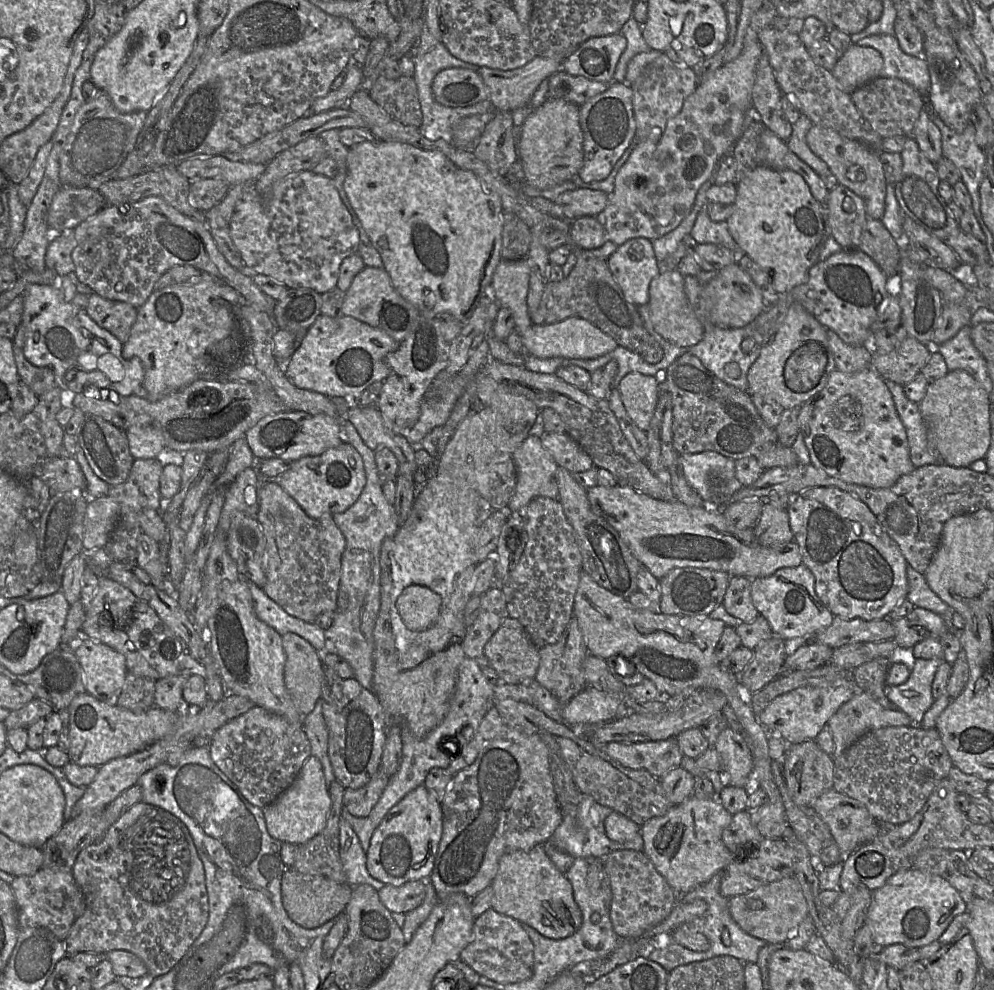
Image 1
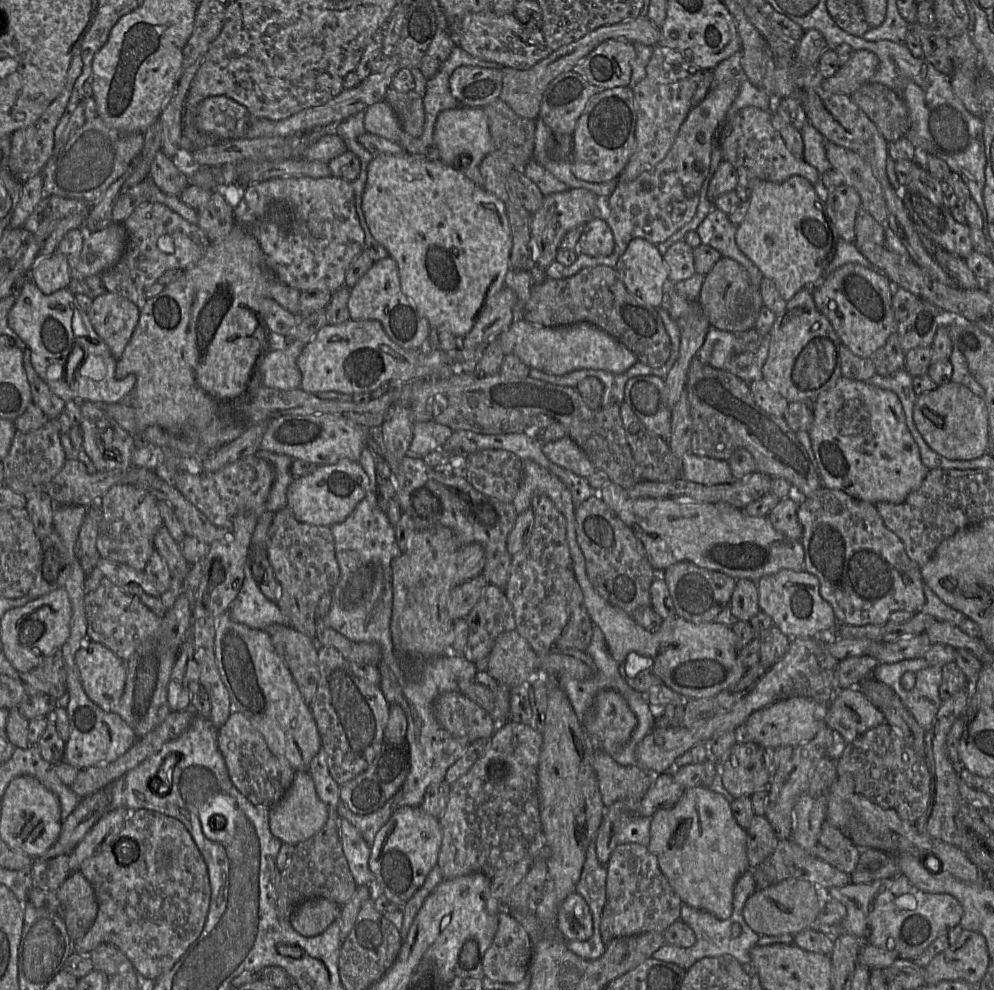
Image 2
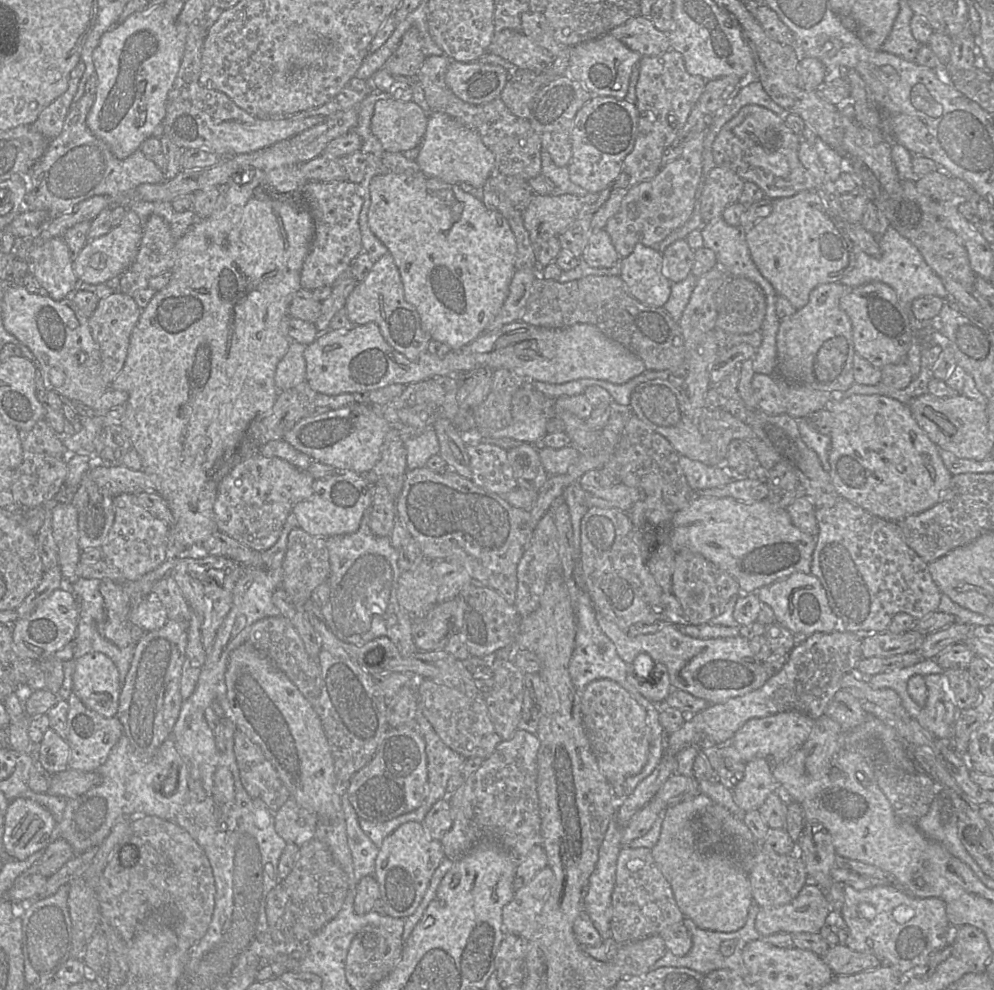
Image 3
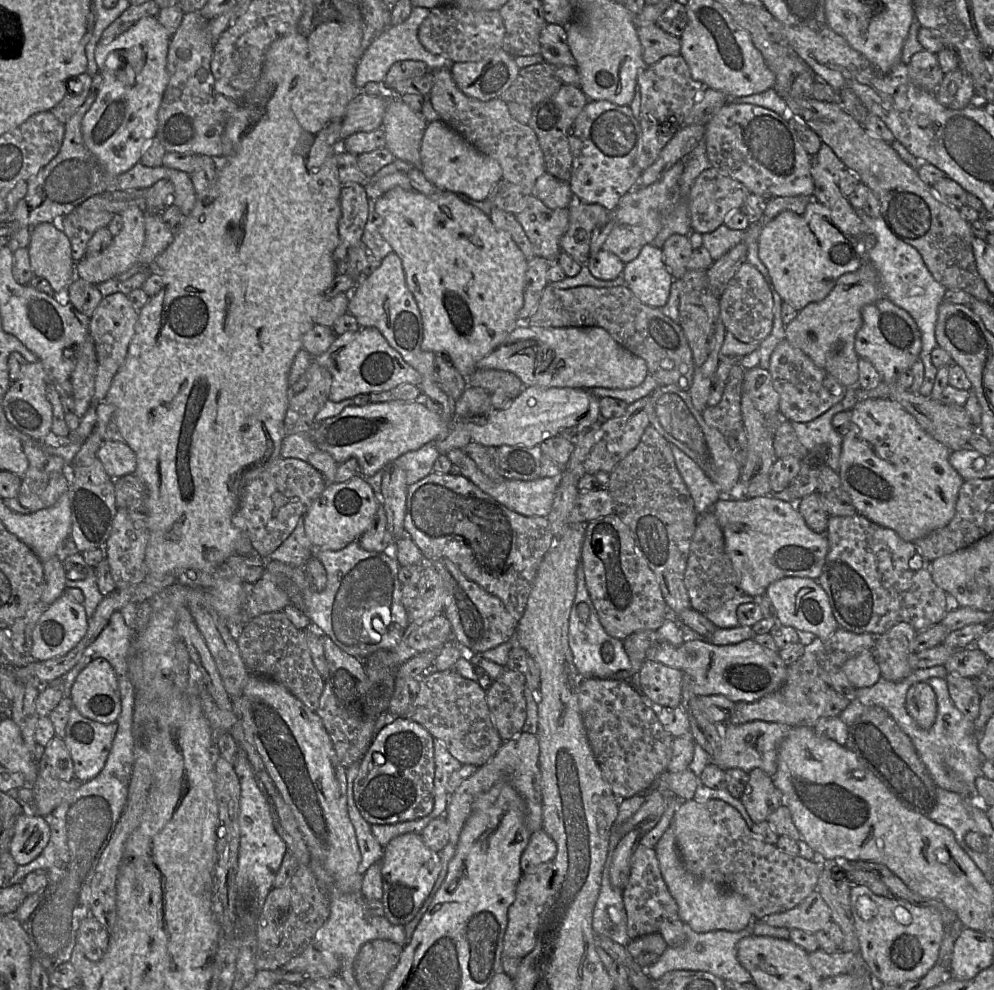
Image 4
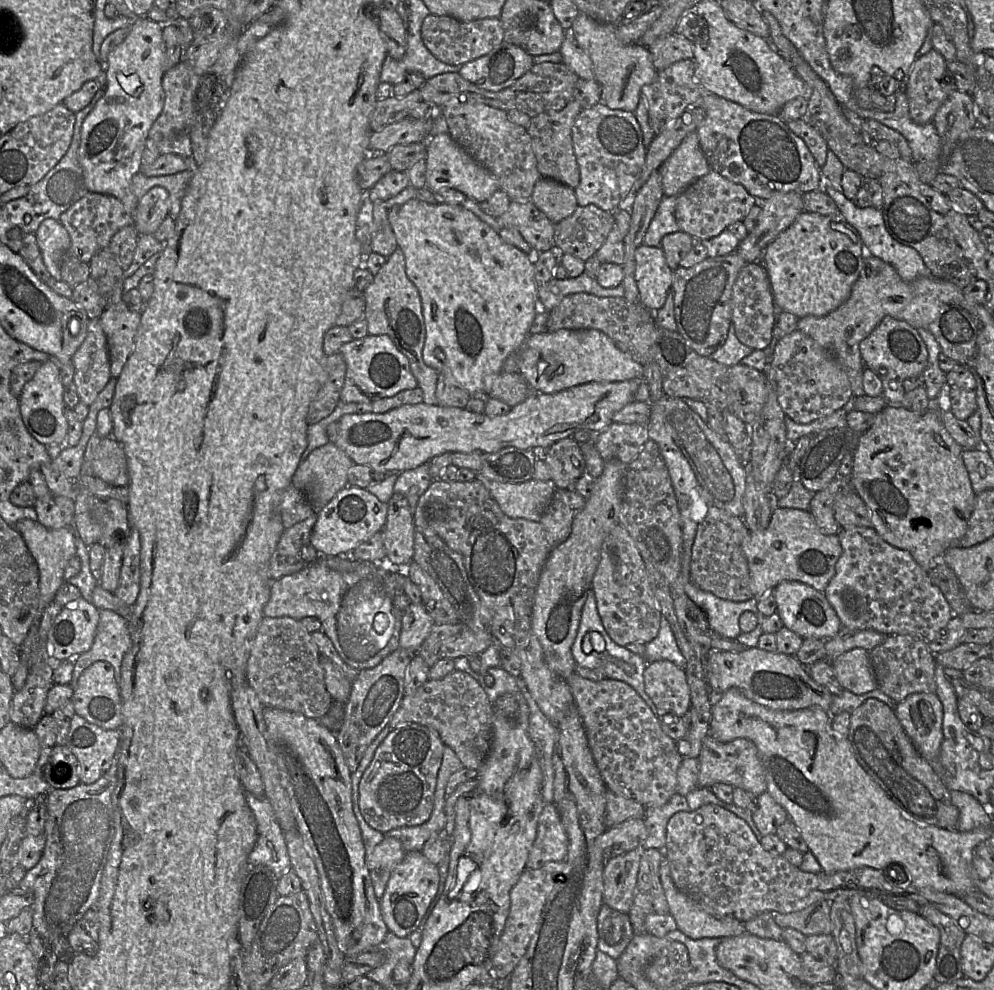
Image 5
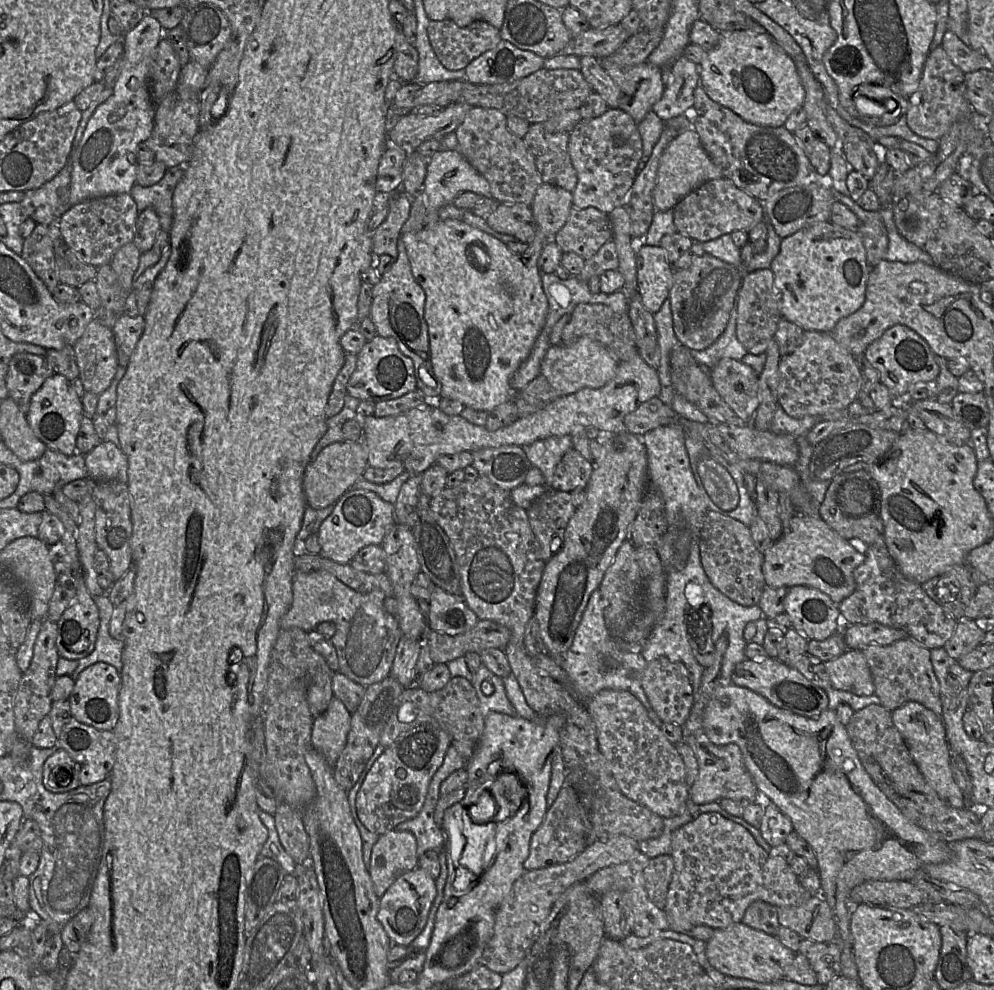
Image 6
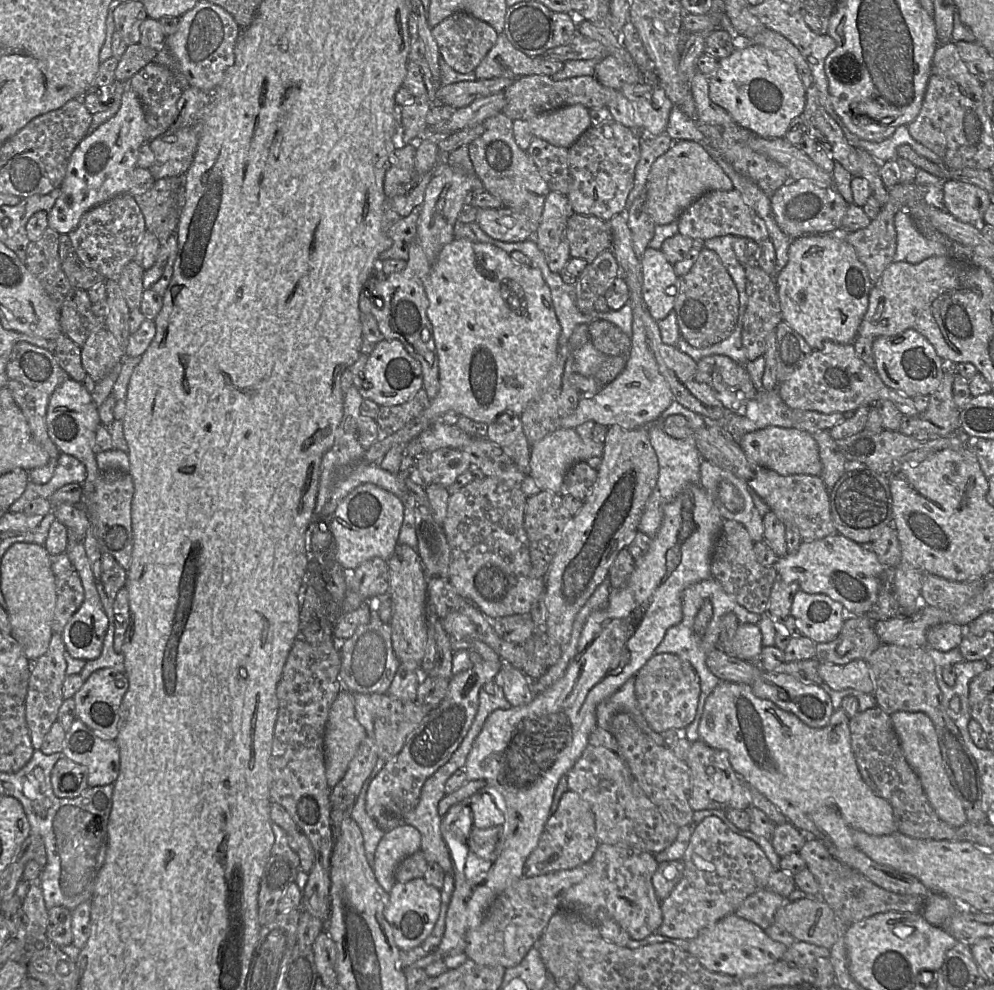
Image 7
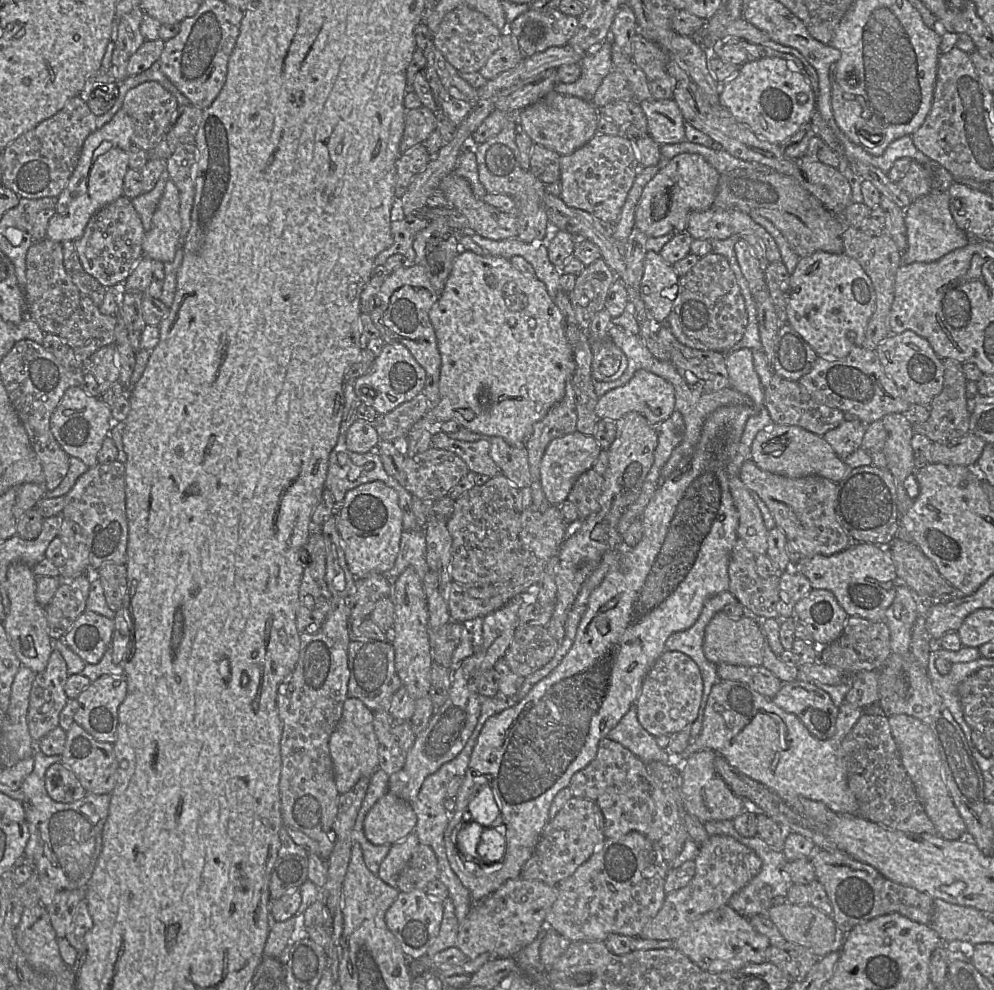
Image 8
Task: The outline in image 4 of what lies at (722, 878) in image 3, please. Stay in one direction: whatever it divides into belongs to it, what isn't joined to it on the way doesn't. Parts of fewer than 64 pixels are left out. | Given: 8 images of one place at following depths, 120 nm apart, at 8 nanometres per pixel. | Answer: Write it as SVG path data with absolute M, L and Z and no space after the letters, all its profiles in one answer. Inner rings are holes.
M668 827L665 830L654 850L661 876L677 904L678 914L683 923L688 924L697 933L738 932L748 925L752 913L745 898L715 882L691 874L680 857L672 828Z

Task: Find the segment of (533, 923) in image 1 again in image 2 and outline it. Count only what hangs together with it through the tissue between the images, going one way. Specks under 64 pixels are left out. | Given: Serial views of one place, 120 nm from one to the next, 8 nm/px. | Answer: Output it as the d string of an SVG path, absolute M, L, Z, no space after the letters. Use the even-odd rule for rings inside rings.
M577 892L567 896L561 903L557 927L567 941L585 941L593 935L591 911Z

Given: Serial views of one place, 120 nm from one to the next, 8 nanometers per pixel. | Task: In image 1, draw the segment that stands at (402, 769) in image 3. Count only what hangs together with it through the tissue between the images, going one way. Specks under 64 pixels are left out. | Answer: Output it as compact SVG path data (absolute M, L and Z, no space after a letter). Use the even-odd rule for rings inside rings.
M379 767L365 786L358 789L345 789L343 807L353 816L366 817L379 801L389 781L390 777L380 771Z

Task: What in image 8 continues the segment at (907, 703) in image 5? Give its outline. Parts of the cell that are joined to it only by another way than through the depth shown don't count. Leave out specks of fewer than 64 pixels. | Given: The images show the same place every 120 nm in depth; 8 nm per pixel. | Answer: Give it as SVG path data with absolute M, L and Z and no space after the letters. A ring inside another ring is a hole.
M905 714L889 716L888 722L892 736L899 749L902 764L914 785L918 798L921 801L926 814L935 826L937 835L947 840L968 838L966 836L966 823L960 815L945 783L940 752L931 728L921 720Z

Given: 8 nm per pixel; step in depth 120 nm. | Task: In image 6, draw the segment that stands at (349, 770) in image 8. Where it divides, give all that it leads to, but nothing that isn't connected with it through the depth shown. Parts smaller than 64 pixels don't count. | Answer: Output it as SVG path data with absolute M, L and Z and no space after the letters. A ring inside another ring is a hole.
M335 696L331 699L326 711L316 717L313 722L312 746L332 768L335 767L346 745L350 727L351 713Z

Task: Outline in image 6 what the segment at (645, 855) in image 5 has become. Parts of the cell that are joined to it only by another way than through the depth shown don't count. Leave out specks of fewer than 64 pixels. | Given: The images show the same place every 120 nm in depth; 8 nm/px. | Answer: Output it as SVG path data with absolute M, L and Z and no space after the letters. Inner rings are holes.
M663 854L650 858L644 869L645 886L649 900L658 908L664 909L672 875L674 860L671 855Z

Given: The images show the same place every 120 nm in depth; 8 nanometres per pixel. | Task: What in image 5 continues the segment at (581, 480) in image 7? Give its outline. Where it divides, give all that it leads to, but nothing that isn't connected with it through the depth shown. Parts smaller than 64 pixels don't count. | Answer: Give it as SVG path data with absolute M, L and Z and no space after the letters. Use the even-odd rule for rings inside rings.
M572 437L563 438L545 450L544 460L557 488L574 489L575 482L585 472L586 462L580 444Z

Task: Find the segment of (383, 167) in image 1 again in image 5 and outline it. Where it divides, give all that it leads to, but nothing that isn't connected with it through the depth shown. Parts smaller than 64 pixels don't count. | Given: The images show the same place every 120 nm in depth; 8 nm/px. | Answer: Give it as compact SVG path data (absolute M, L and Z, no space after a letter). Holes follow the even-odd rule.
M411 199L392 208L388 219L398 248L405 257L406 274L417 287L425 323L424 363L452 378L471 397L487 399L495 375L506 358L518 352L539 307L534 279L534 255L503 242L497 232L461 204L430 204Z

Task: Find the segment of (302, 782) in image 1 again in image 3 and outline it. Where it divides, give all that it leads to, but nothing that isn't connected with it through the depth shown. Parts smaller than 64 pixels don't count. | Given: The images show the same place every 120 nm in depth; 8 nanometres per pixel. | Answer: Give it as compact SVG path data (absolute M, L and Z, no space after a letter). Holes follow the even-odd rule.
M293 797L276 812L275 831L286 843L299 848L315 837L318 817L299 806Z

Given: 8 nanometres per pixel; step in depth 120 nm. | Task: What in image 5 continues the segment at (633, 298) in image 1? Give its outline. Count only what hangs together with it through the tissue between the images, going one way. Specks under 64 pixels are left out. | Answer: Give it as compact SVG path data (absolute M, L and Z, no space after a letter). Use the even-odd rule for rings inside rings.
M642 244L636 249L635 280L639 290L641 304L651 311L659 310L665 304L673 281L673 270L668 266L661 247Z

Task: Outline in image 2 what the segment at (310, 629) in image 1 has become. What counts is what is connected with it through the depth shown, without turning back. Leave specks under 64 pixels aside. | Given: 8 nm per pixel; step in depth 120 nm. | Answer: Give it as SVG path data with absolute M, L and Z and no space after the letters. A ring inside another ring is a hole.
M369 448L361 452L359 464L368 477L368 489L354 511L341 523L330 527L335 544L335 556L340 569L340 578L332 590L331 608L322 620L347 639L357 643L377 643L382 652L378 664L381 676L379 687L389 704L397 704L406 716L411 706L403 698L397 685L391 665L394 663L394 646L390 630L393 605L391 562L402 554L396 541L395 529L376 500L376 455ZM247 564L243 584L229 612L234 621L252 629L263 630L271 624L290 626L289 618L277 604L264 596L251 568L247 571Z

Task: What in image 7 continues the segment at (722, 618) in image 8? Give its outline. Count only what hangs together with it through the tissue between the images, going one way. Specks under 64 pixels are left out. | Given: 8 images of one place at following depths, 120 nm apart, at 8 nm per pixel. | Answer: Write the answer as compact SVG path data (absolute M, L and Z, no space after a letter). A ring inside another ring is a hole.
M751 623L739 624L731 641L721 647L728 655L749 662L759 660L762 648L761 630Z

